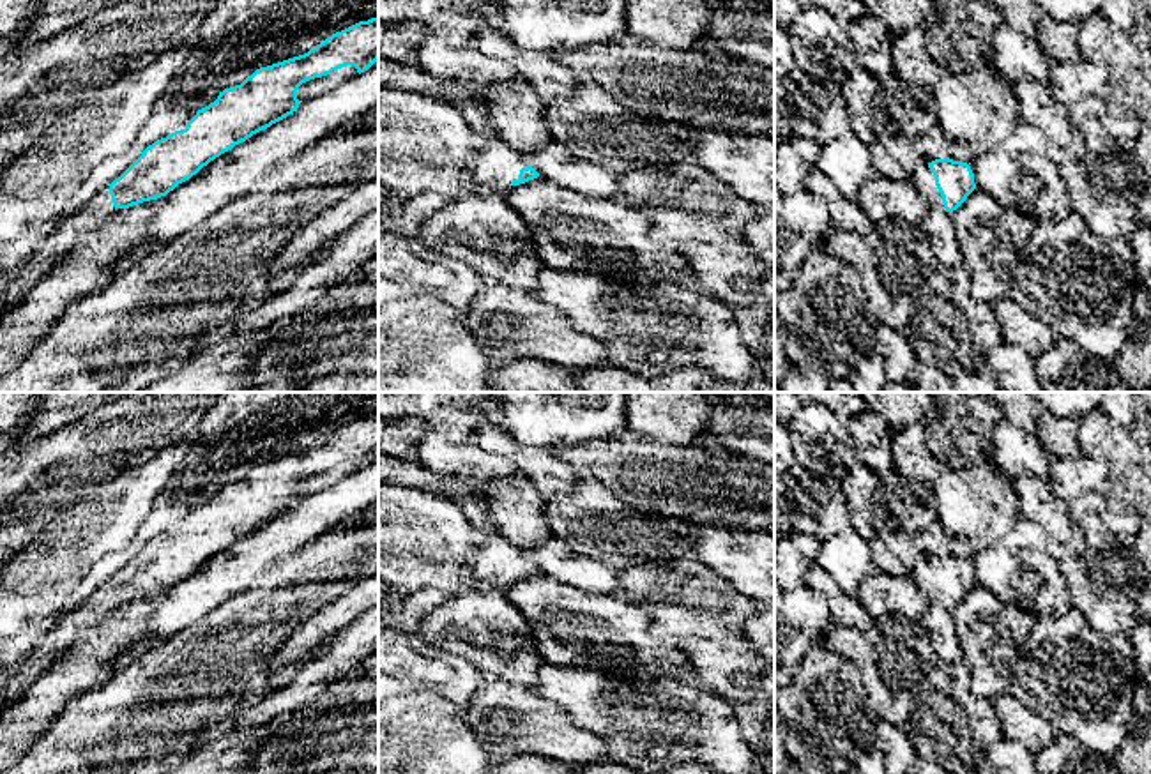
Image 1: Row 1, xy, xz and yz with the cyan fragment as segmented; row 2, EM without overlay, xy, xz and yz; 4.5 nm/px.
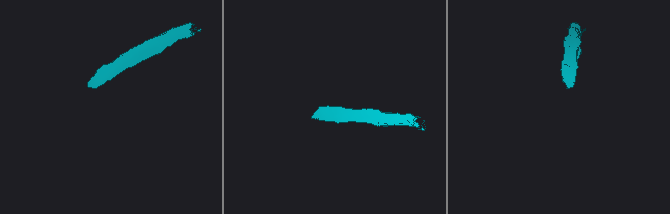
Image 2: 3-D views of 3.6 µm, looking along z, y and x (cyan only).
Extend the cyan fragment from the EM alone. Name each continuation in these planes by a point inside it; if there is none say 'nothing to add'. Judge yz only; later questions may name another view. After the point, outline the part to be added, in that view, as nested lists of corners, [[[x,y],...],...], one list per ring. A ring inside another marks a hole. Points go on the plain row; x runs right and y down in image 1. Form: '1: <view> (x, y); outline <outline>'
1: yz (925, 575); outline [[[921,560],[914,573],[916,573],[918,583],[928,594],[928,597],[934,601],[944,603],[942,592],[935,581],[935,573],[932,565],[928,564],[928,560]]]

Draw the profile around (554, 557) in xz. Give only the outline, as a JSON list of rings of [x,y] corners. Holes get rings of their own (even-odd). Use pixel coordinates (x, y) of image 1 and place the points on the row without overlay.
[[[548,537],[537,546],[525,548],[525,555],[539,573],[580,590],[612,594],[621,588],[615,569],[594,557],[573,551],[564,539]]]

